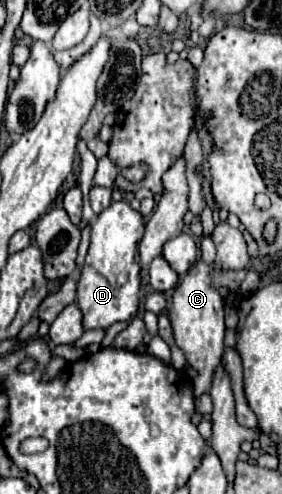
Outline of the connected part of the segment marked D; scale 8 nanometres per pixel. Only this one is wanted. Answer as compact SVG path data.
M126 200L112 202L90 226L90 248L78 280L78 304L84 312L84 328L108 328L114 322L132 320L138 310L140 258L138 242L144 236L144 218Z

